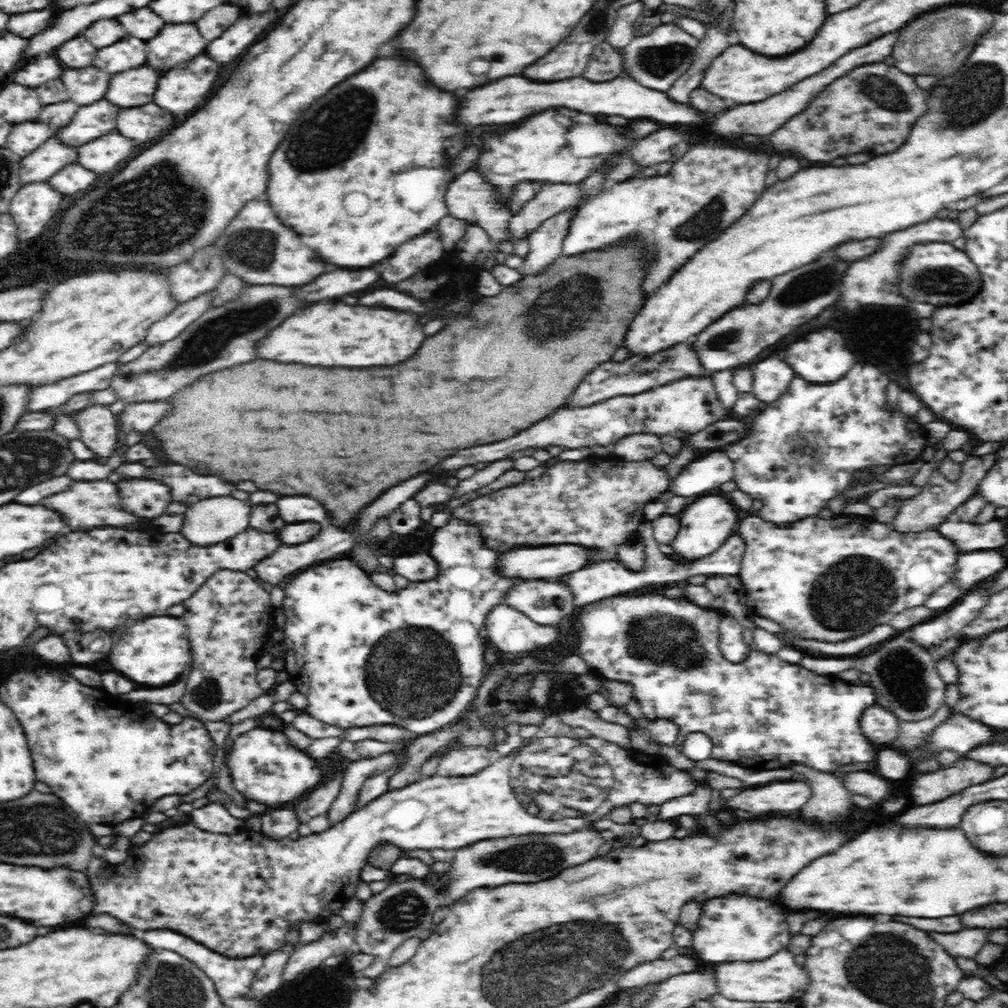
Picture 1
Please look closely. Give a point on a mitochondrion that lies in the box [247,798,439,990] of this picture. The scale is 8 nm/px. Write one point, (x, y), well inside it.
(402, 913)

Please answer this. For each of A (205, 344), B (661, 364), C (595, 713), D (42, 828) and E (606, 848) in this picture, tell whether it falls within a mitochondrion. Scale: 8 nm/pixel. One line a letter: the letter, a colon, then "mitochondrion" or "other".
A: mitochondrion
B: mitochondrion
C: other
D: mitochondrion
E: other

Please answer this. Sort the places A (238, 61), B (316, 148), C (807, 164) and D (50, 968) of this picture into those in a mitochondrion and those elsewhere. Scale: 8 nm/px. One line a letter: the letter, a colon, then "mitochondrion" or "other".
A: other
B: mitochondrion
C: other
D: other

